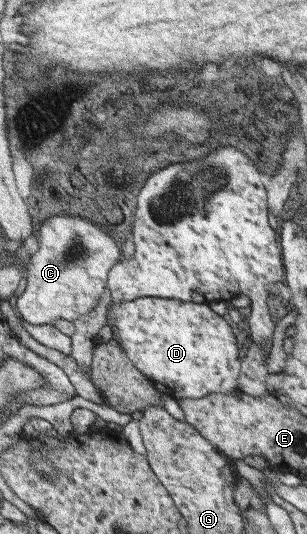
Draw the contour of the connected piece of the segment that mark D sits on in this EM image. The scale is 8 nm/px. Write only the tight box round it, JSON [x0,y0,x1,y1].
[107,297,240,400]

